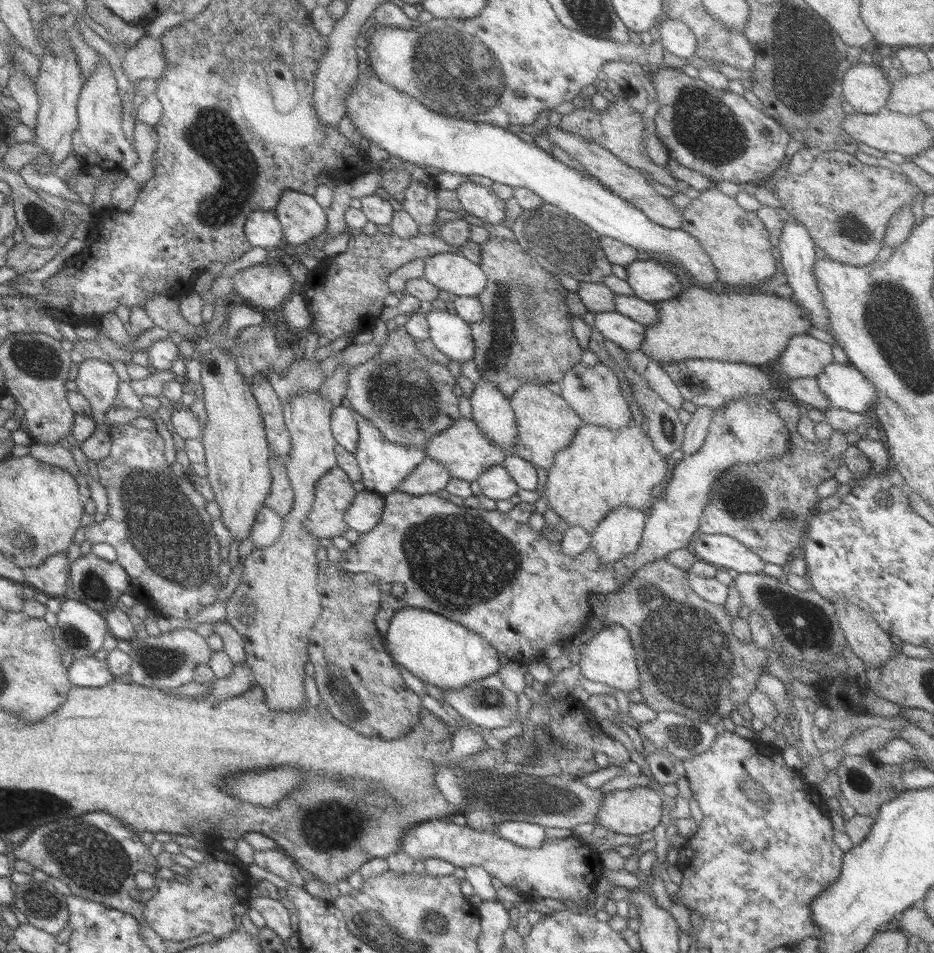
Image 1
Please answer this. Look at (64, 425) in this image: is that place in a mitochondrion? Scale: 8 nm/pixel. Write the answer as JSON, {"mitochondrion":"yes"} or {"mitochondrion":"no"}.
{"mitochondrion":"no"}

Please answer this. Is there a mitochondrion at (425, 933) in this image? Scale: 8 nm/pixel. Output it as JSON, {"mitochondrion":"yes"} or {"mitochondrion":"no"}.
{"mitochondrion":"yes"}

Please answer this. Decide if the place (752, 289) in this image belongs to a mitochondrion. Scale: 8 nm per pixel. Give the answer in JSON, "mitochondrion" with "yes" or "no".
{"mitochondrion":"no"}

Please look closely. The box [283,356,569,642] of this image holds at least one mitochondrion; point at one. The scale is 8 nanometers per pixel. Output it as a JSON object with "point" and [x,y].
{"point":[469,586]}

